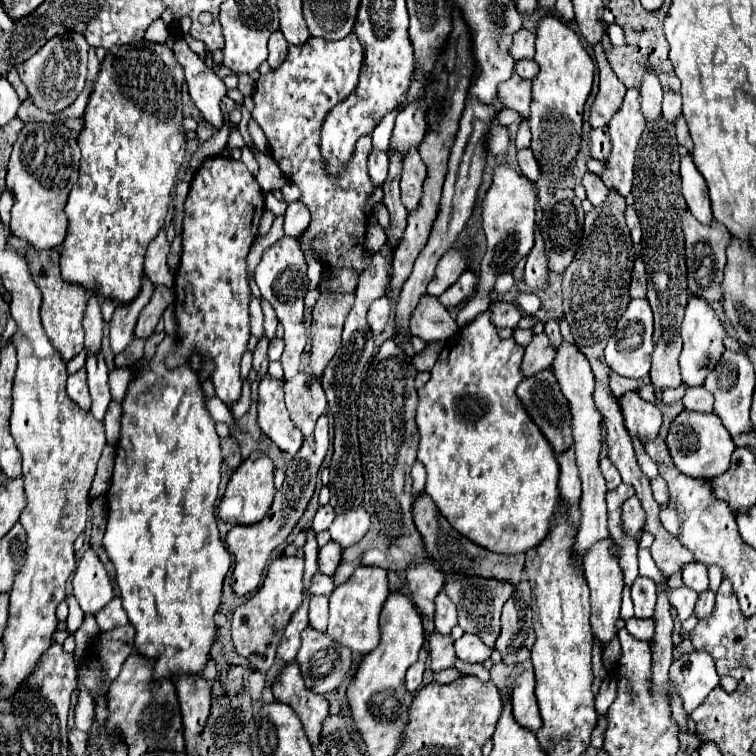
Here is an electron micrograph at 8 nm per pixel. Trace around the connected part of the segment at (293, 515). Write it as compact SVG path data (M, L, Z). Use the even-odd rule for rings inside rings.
M320 415L316 421L316 429L314 435L310 435L308 439L304 439L302 449L296 453L296 457L292 459L292 463L286 469L286 481L284 487L276 491L274 495L274 503L270 509L270 515L264 517L260 523L242 527L236 525L230 529L228 537L226 537L226 549L234 555L234 573L232 573L232 589L236 595L244 597L252 591L256 591L256 587L260 585L266 561L270 557L270 553L286 541L286 537L290 535L290 531L294 529L294 525L298 523L298 519L302 517L312 493L314 493L314 485L316 485L316 473L326 457L326 451L330 447L330 437L328 437L328 417Z

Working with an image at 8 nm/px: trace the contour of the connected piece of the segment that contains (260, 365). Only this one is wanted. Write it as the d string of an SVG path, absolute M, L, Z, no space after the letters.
M262 335L262 337L258 339L256 349L254 349L254 361L252 361L252 367L258 371L258 377L264 377L266 371L268 371L268 355L266 355L268 343L270 343L270 339L268 339L266 335Z

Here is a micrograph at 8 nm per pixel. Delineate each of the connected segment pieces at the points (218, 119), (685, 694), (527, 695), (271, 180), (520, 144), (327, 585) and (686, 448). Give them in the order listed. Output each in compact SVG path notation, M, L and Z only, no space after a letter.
M182 37L174 45L174 55L176 61L184 67L188 91L194 105L200 109L206 121L220 129L223 126L220 101L226 95L226 85L210 67L206 67L200 55L196 55Z
M704 651L684 653L670 665L670 681L682 697L682 707L690 715L708 693L720 683L714 659Z
M526 669L520 673L512 687L512 705L516 721L530 729L538 731L542 727L542 717L538 709L538 701L534 695L534 669Z
M250 147L250 151L254 153L254 157L256 157L258 165L260 165L260 171L258 171L258 175L256 175L256 181L258 181L260 189L262 189L264 193L270 193L272 189L282 189L282 185L286 183L286 177L284 177L282 171L278 169L276 161L274 161L270 155L258 151L258 147Z
M522 119L522 123L520 123L520 129L518 129L518 135L516 135L514 143L516 143L516 149L518 149L518 151L520 151L520 149L530 147L530 129L528 129L528 121L526 121L526 119Z
M316 573L316 579L312 581L312 593L314 595L330 595L332 591L334 591L334 579L332 577L328 577L328 575L324 575L324 573Z
M682 411L670 423L666 445L670 451L672 463L680 473L688 477L702 477L702 479L710 479L710 477L724 473L736 449L726 427L714 413L696 413L696 411Z

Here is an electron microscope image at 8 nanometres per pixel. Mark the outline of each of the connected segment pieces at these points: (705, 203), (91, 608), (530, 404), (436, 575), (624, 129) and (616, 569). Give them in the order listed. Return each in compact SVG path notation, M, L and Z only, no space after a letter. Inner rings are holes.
M686 155L680 163L680 177L682 177L682 195L686 199L686 205L690 213L704 225L712 223L712 209L710 209L710 197L704 177L694 167L690 155Z
M92 549L84 551L84 555L80 557L80 563L78 563L74 579L72 579L72 587L74 587L74 595L76 595L82 611L90 613L90 615L104 609L114 597L112 581L108 577L102 561L98 559L98 555Z
M546 369L540 371L532 377L526 377L524 383L520 383L518 387L518 395L526 407L526 411L530 411L534 423L540 427L540 431L544 433L544 437L548 439L548 443L554 447L554 451L558 455L562 455L566 449L570 449L574 445L574 437L572 437L572 413L570 413L570 403L564 397L560 385L556 383L554 371Z
M432 563L412 565L406 573L408 573L406 577L408 577L408 587L414 605L424 617L434 619L434 611L436 611L434 599L444 585L444 573L436 569Z
M628 89L626 97L622 101L622 107L618 109L618 113L612 117L612 121L608 123L610 129L610 137L612 137L612 155L606 159L608 161L608 171L602 175L602 181L606 187L614 187L616 191L620 191L620 195L628 195L632 189L632 177L634 177L634 161L636 161L636 149L638 149L638 141L640 135L644 131L644 117L640 113L640 93Z
M604 539L604 543L600 543L600 547L592 547L592 551L588 551L588 555L584 557L584 577L590 587L590 603L592 603L590 625L592 625L594 637L600 641L602 649L616 637L616 621L620 617L622 587L624 587L622 569L618 565L618 559L610 553L610 543L612 543L612 539Z

